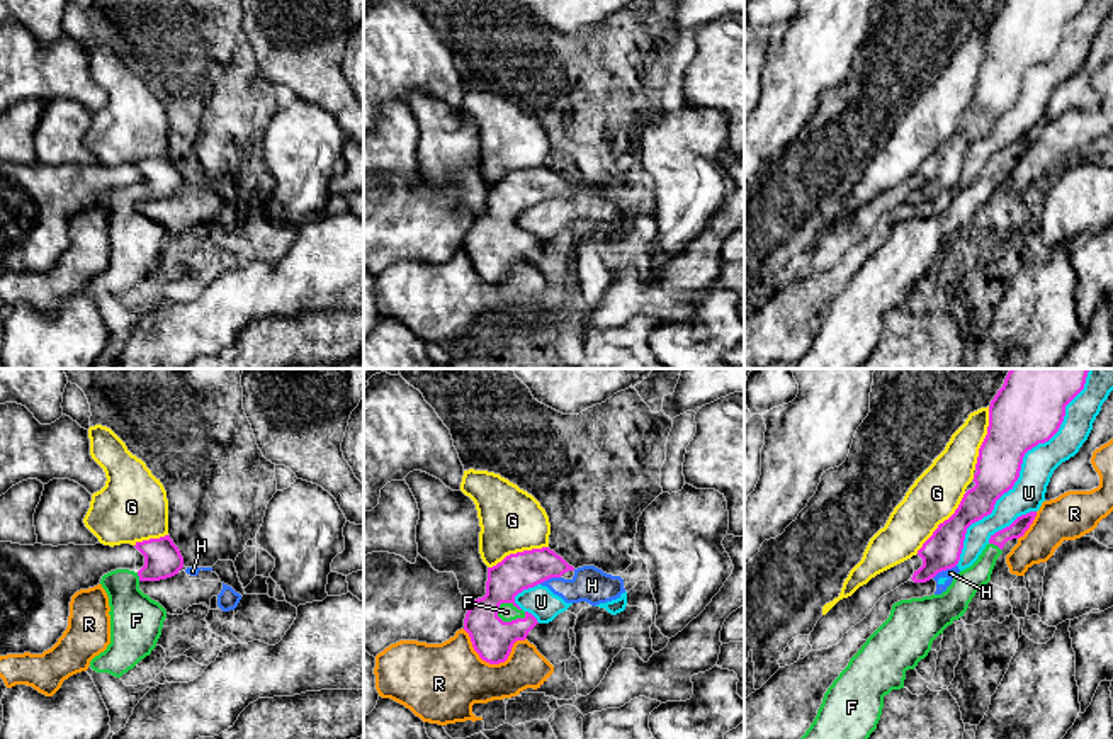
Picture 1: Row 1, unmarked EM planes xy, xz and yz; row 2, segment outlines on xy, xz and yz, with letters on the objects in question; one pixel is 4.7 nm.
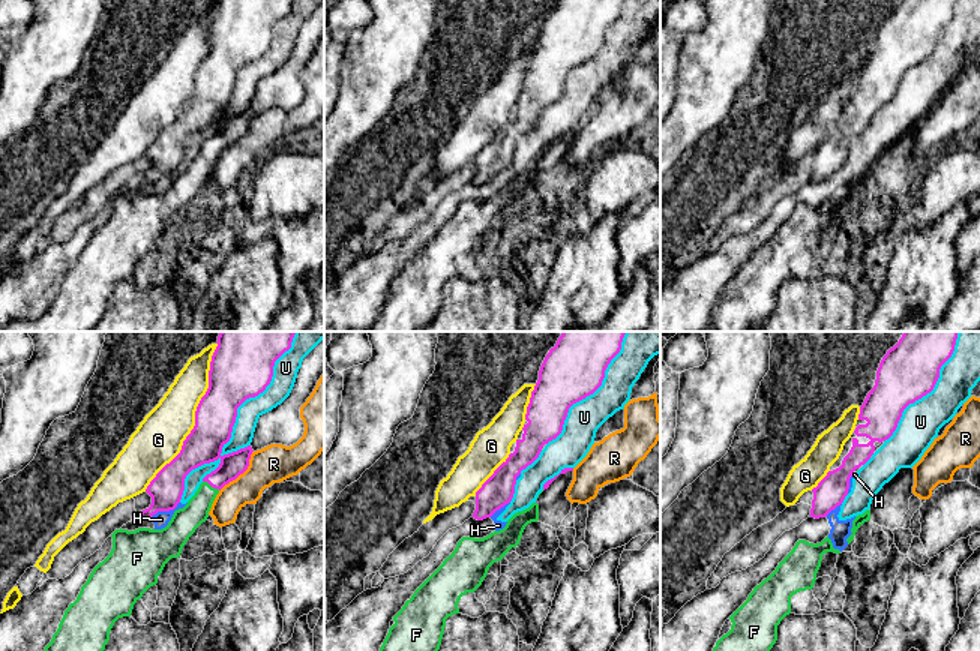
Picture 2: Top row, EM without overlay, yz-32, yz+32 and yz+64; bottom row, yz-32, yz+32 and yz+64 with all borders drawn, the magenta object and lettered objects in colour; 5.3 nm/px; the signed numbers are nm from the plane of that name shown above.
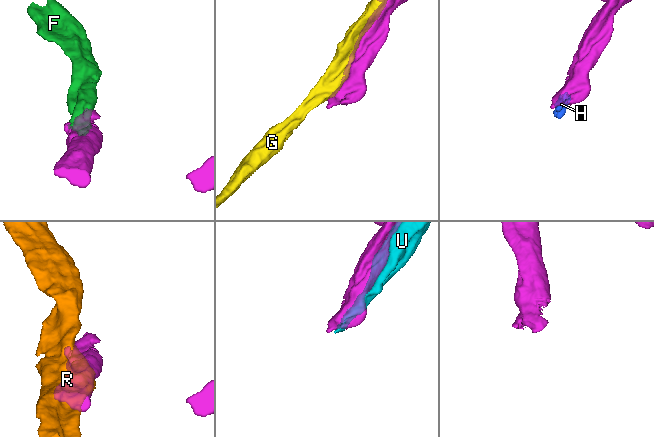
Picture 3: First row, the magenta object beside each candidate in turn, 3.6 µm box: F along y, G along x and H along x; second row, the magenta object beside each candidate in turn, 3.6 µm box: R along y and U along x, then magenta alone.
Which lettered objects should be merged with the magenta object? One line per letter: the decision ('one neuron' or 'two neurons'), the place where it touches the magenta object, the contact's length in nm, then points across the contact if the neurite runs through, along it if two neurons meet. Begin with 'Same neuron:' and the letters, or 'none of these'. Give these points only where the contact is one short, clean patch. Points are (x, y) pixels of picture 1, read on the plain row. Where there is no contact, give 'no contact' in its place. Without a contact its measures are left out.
Same neuron: F
F: one neuron; meets magenta in xz at (508, 242); contact 150 nm long
G: two neurons; meets magenta in yz at (984, 58); contact 320 nm long
H: two neurons; meets magenta in yz at (943, 189); contact 130 nm long; border along yz (955, 184), (942, 189), (933, 197)
R: two neurons; meets magenta in xz at (493, 282); contact 300 nm long
U: two neurons; meets magenta in yz at (1018, 92); contact 1050 nm long

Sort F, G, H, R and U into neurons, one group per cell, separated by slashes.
F / G / H U / R

